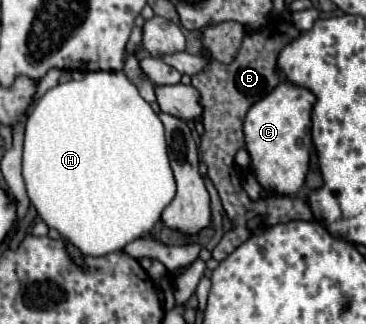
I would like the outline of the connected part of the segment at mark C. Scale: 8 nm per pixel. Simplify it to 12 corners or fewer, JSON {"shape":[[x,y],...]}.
{"shape":[[284,80],[248,110],[256,178],[296,194],[316,96]]}

